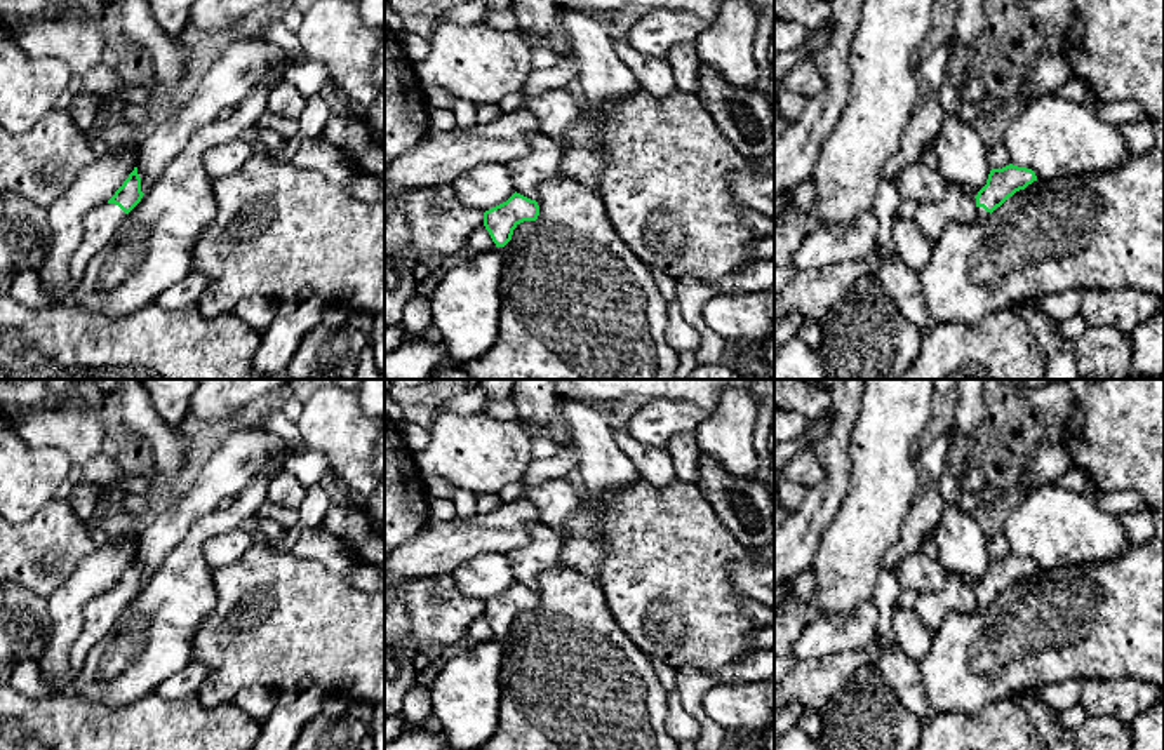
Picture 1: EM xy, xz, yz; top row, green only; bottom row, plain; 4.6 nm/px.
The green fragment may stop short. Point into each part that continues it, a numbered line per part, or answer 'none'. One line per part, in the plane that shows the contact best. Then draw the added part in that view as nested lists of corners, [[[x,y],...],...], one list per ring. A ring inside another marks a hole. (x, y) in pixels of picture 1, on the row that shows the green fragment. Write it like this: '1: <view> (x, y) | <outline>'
1: xy (100, 223) | [[[101,204],[89,211],[84,218],[84,238],[71,256],[68,268],[68,282],[59,294],[71,298],[73,289],[82,280],[92,256],[103,249],[113,237],[125,212],[115,204]]]

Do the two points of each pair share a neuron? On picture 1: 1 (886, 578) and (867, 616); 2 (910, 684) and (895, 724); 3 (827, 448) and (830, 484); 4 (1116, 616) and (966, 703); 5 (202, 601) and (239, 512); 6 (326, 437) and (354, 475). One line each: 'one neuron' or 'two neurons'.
1: two neurons
2: two neurons
3: one neuron
4: one neuron
5: one neuron
6: one neuron

